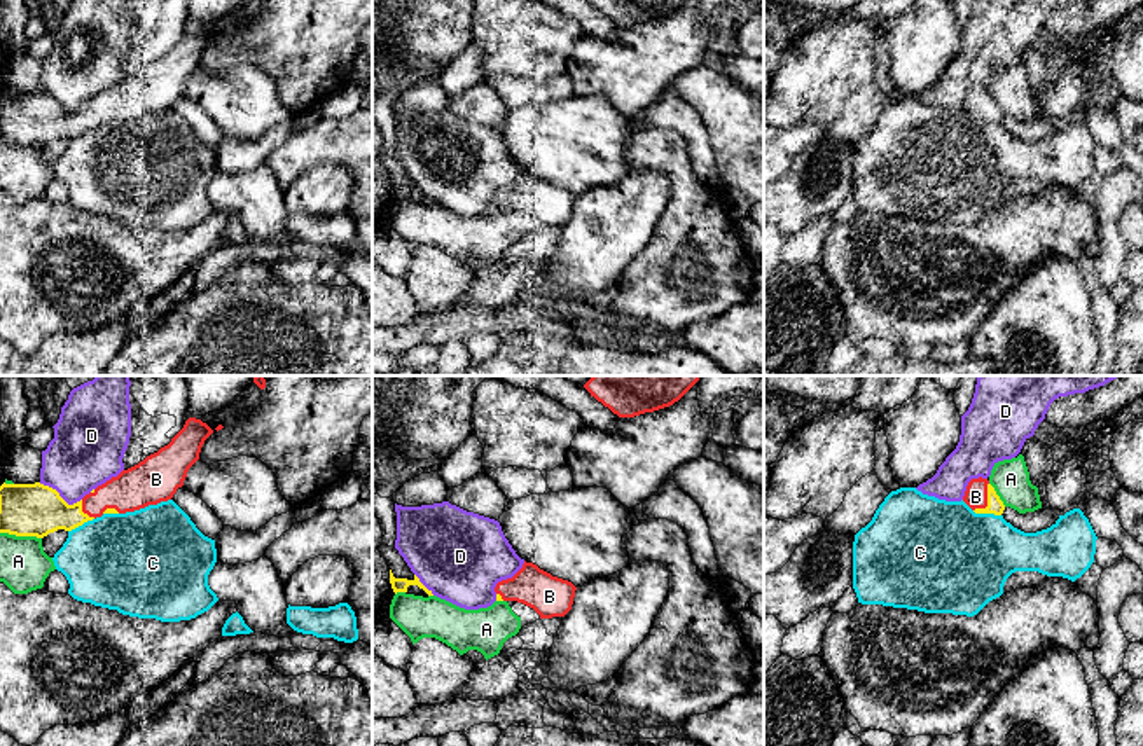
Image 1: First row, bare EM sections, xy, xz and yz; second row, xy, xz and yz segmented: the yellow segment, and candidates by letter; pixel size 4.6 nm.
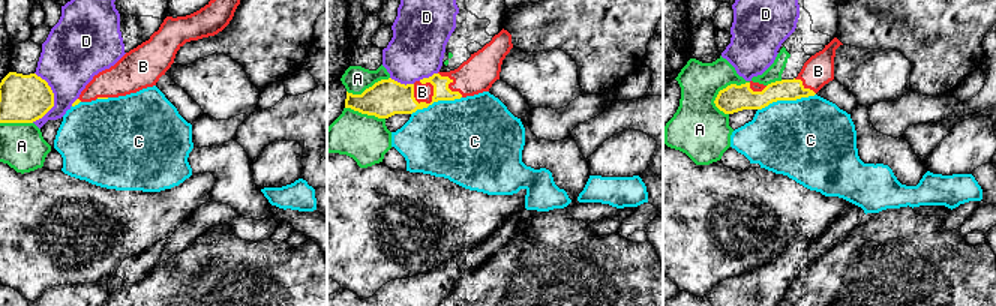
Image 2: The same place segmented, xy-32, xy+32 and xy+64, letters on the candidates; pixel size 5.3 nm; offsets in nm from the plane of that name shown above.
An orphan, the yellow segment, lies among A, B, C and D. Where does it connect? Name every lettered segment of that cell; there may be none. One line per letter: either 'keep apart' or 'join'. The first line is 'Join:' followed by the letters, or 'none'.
Join: B
A: keep apart
B: join
C: keep apart
D: keep apart

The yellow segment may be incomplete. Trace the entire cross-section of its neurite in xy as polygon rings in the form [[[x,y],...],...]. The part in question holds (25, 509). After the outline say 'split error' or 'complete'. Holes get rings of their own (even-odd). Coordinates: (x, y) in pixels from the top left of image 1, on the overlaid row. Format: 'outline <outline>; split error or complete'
outline [[[189,418],[184,428],[138,465],[122,470],[68,505],[56,489],[35,484],[0,486],[0,533],[44,538],[58,529],[72,531],[103,514],[126,514],[173,498],[213,430]]]; split error

